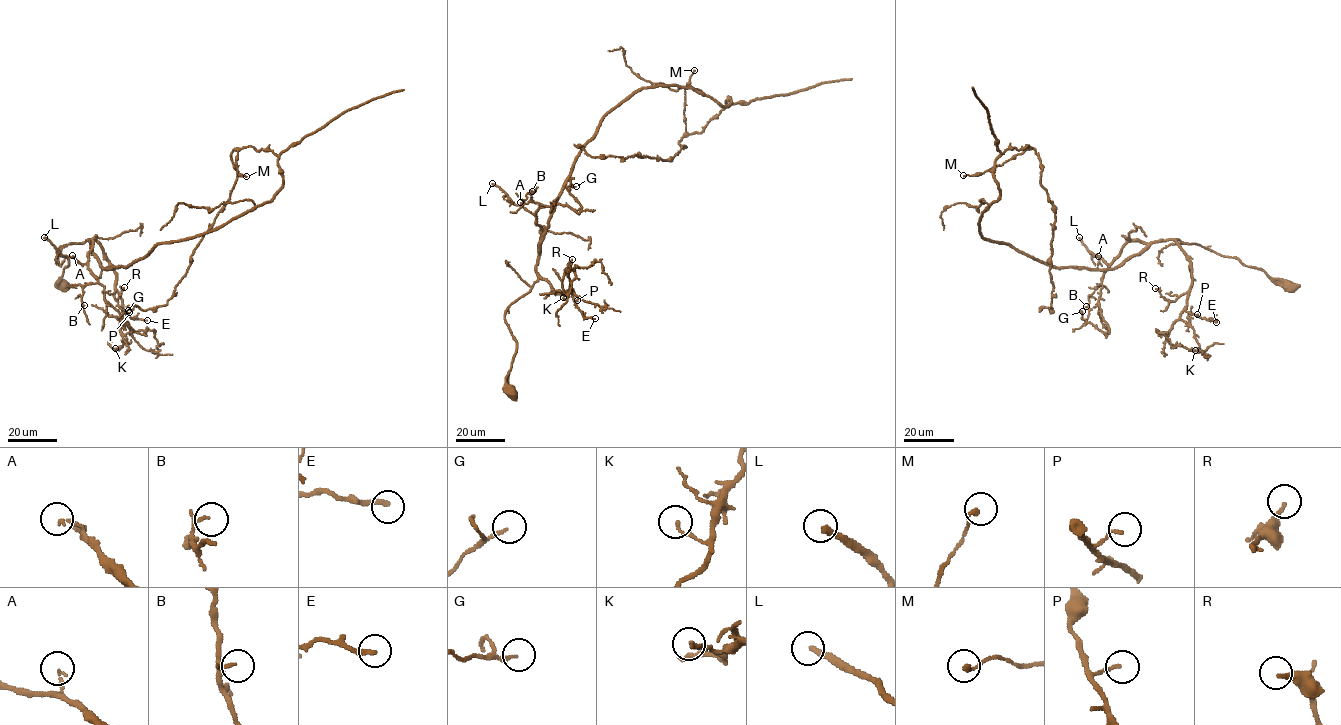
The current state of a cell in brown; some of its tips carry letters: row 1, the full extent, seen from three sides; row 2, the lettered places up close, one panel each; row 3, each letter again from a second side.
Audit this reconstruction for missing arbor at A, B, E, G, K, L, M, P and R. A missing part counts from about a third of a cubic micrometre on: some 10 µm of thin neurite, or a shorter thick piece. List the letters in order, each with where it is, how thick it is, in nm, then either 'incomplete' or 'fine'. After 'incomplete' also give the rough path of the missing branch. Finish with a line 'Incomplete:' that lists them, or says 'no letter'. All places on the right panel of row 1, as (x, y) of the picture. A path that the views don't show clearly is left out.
A: at (1098, 256); 140 nm thick; fine
B: at (1086, 306); 150 nm thick; incomplete
E: at (1216, 322); 220 nm thick; fine
G: at (1082, 311); 150 nm thick; fine
K: at (1195, 350); 130 nm thick; fine
L: at (1079, 237); 260 nm thick; incomplete; missing branch runs (1079, 237), (1049, 228)
M: at (963, 175); 180 nm thick; fine
P: at (1197, 314); 120 nm thick; fine
R: at (1155, 288); 220 nm thick; fine
Incomplete: B, L

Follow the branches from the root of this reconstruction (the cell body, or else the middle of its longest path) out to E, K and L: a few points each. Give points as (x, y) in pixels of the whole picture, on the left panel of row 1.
E: (63, 285), (59, 277), (68, 260), (56, 250), (94, 239), (113, 269), (124, 312), (147, 320)
K: (63, 285), (68, 260), (56, 250), (94, 239), (113, 269), (122, 303), (120, 328), (128, 342), (115, 348)
L: (63, 285), (59, 277), (68, 260), (56, 250), (93, 241), (88, 260), (82, 264), (44, 237)

